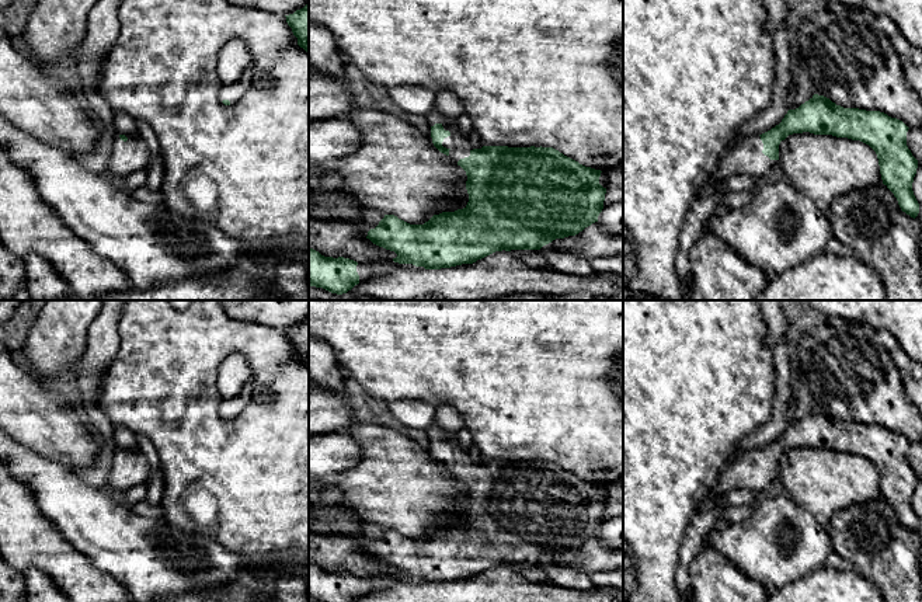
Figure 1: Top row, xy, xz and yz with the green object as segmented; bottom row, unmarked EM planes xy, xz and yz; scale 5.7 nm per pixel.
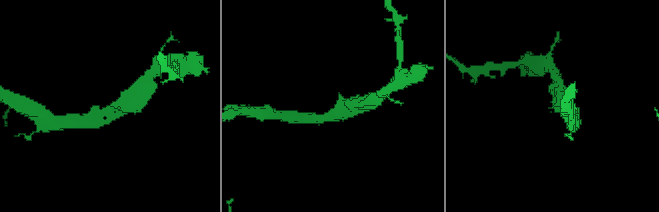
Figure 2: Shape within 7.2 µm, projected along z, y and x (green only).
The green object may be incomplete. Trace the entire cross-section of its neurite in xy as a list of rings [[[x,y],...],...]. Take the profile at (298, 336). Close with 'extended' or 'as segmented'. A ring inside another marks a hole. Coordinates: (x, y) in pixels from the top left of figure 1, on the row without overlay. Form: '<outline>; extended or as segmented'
[[[309,319],[285,331],[293,349],[298,352],[298,359],[309,366]]]; as segmented

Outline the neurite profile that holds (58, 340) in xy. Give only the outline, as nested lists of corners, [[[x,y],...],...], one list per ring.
[[[46,300],[15,361],[36,379],[76,366],[101,307],[102,300]]]

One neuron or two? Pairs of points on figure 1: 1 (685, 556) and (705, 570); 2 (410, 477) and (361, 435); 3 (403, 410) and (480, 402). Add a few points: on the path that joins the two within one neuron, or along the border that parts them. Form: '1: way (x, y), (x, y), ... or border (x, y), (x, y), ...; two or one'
1: border (702, 549), (688, 569), (691, 587); two
2: way (397, 465), (373, 441); one
3: border (402, 399), (420, 399), (435, 407); two

